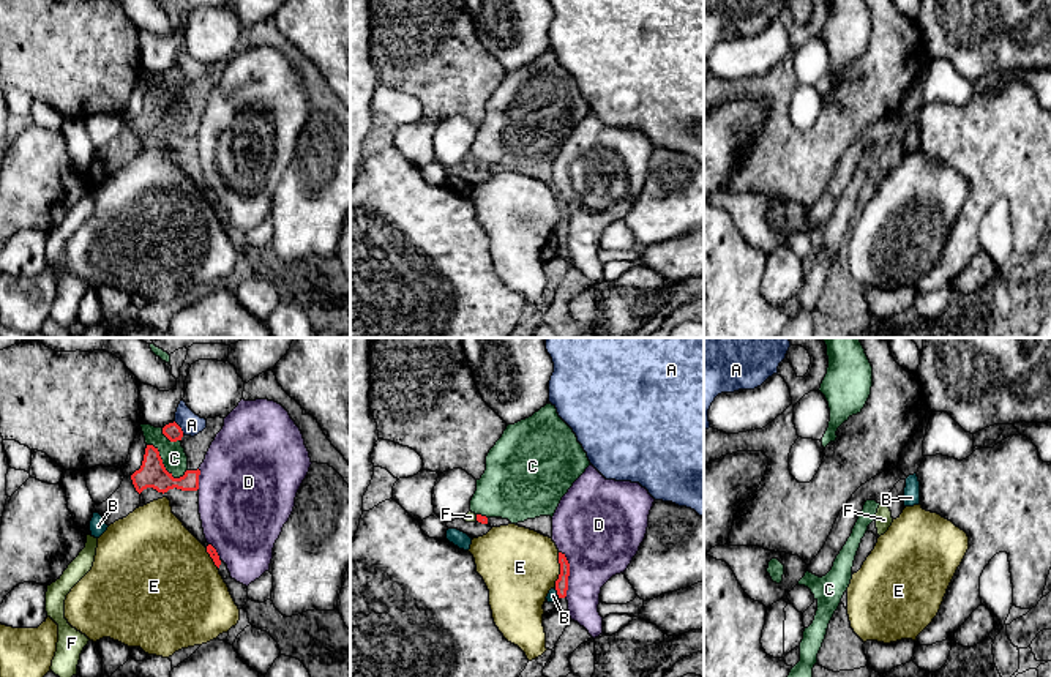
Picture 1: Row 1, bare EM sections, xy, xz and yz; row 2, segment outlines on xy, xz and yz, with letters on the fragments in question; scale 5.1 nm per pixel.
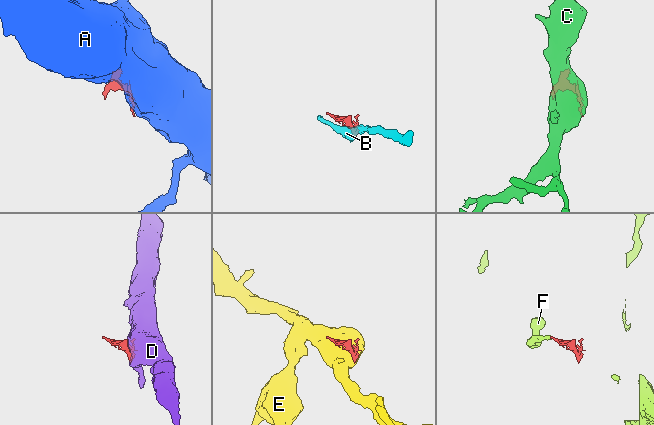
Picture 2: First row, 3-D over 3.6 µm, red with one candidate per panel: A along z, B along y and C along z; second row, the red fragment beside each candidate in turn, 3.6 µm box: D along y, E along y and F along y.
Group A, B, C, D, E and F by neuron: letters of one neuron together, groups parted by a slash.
A / B / C / D / E / F

